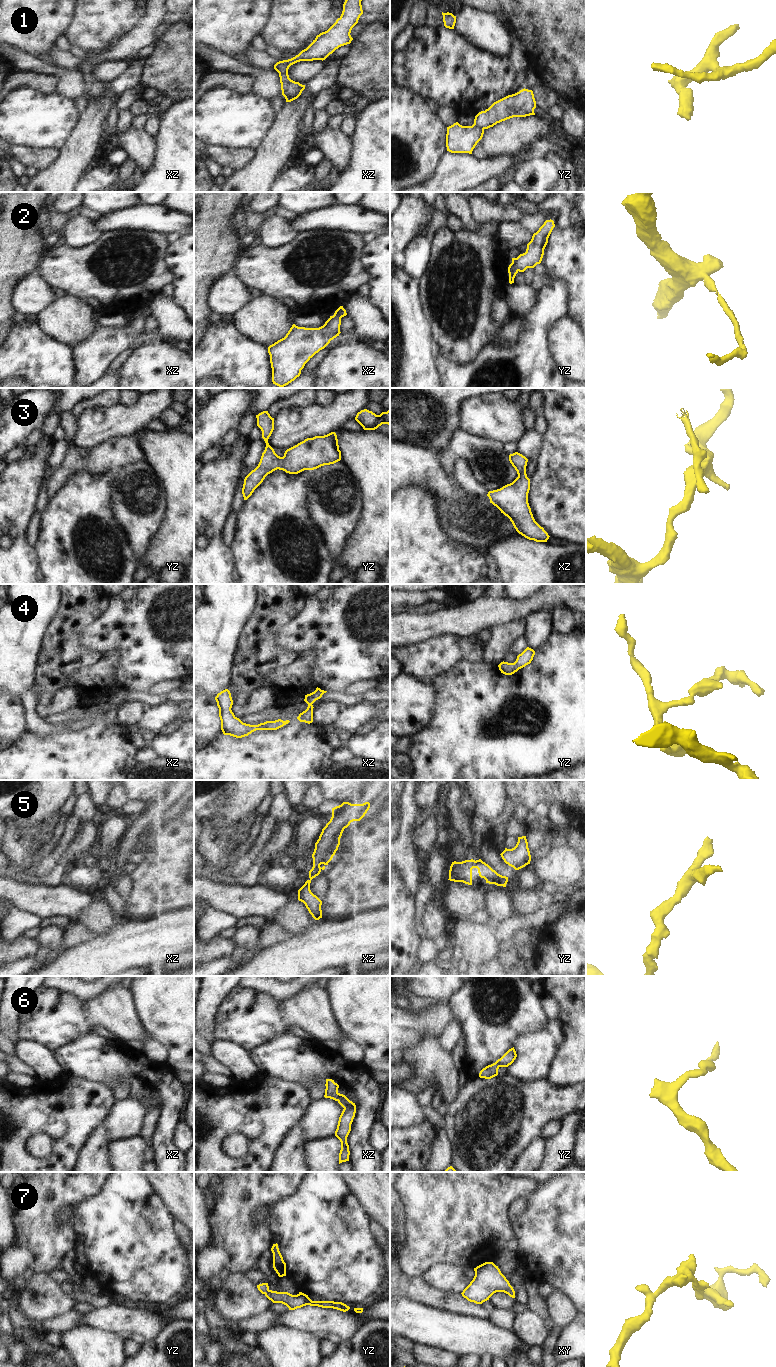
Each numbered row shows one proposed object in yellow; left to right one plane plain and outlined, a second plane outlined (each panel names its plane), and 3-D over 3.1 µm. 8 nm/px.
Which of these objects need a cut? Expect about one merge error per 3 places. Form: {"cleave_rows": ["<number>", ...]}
{"cleave_rows": ["1"]}

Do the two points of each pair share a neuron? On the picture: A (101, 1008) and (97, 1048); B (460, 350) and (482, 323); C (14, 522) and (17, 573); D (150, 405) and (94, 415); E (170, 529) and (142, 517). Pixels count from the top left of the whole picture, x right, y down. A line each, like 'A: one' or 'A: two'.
A: two
B: one
C: one
D: one
E: two

